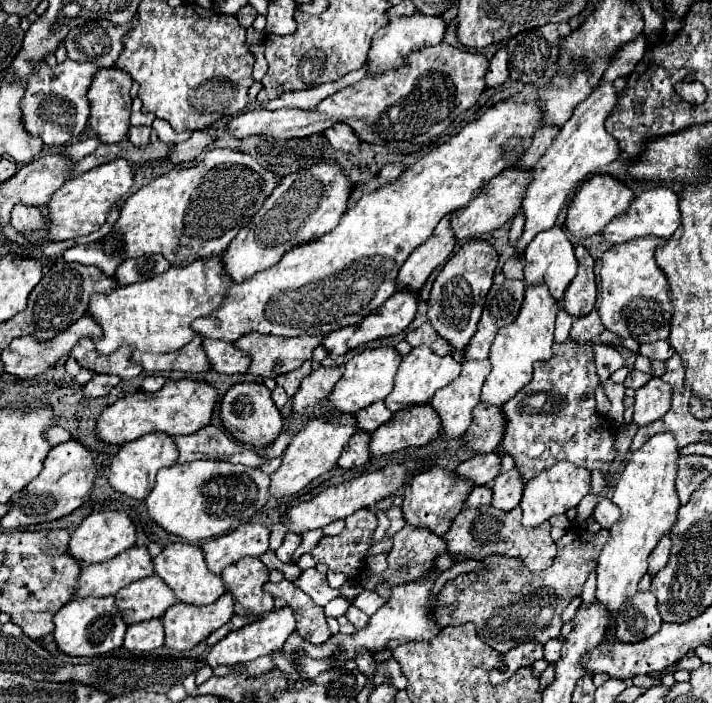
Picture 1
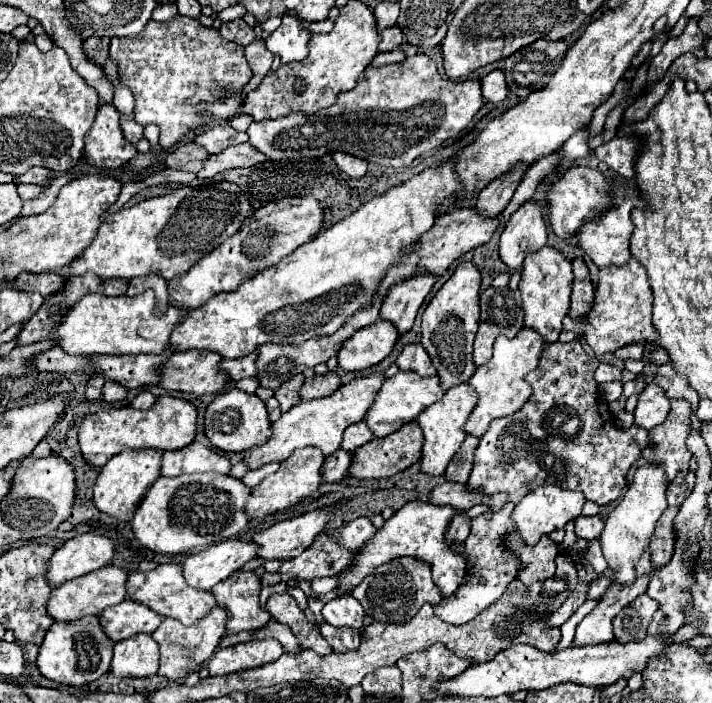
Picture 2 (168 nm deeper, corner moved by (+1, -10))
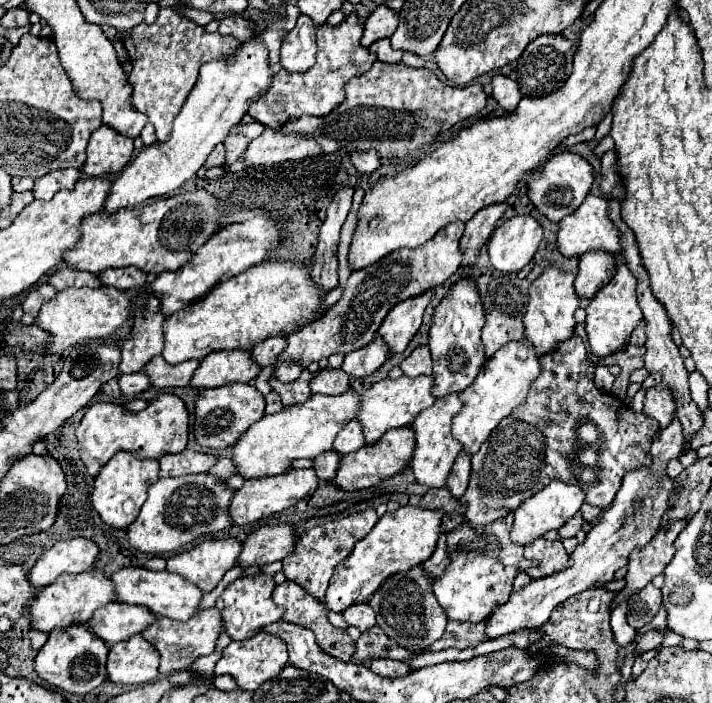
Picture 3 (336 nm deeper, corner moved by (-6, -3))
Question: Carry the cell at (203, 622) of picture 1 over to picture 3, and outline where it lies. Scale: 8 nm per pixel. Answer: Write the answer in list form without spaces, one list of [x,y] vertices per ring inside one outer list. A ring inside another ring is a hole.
[[[211,607],[205,611],[197,611],[189,621],[169,621],[169,619],[157,619],[153,625],[149,625],[145,631],[141,631],[141,637],[155,645],[155,649],[161,655],[159,673],[169,675],[173,671],[182,672],[189,670],[190,665],[201,655],[209,655],[215,649],[215,641],[221,631],[221,611]]]

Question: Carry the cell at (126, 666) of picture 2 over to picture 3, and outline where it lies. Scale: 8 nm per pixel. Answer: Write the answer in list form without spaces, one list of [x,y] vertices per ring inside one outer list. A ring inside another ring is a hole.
[[[141,635],[121,641],[109,649],[107,679],[117,685],[139,685],[157,677],[159,653]]]

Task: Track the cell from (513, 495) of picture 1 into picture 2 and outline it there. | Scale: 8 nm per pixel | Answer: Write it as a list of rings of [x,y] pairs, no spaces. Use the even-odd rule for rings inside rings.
[[[506,502],[498,512],[490,510],[472,520],[470,536],[466,538],[464,544],[466,544],[466,554],[470,556],[468,570],[474,572],[474,578],[466,582],[464,586],[460,586],[452,596],[446,596],[440,604],[434,606],[440,620],[446,620],[450,624],[466,624],[468,620],[476,618],[484,608],[494,604],[506,592],[508,584],[516,578],[520,568],[518,558],[514,558],[514,554],[502,546],[502,536],[506,536],[506,532],[516,530],[514,520],[510,518],[512,510],[514,510],[514,504]]]

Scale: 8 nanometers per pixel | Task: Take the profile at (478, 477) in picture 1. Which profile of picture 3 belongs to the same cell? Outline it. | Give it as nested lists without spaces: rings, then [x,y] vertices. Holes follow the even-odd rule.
[[[429,489],[423,497],[419,507],[423,509],[443,509],[445,515],[461,515],[465,511],[465,505],[461,505],[457,499],[449,495],[447,489]]]

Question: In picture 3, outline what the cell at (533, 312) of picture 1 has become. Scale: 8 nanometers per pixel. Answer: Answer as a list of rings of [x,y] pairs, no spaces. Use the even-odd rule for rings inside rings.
[[[511,341],[491,359],[487,359],[475,381],[463,393],[459,393],[463,407],[453,417],[453,437],[463,445],[465,453],[473,455],[479,451],[499,421],[505,419],[517,405],[521,405],[521,401],[525,401],[531,381],[539,377],[539,373],[539,359],[535,357],[533,345],[527,345],[527,341]]]

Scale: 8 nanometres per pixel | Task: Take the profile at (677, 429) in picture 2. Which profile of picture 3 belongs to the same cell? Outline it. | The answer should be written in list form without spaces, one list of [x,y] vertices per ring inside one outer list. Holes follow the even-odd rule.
[[[673,419],[673,423],[669,427],[665,427],[659,437],[653,441],[653,449],[651,449],[651,467],[649,469],[637,469],[631,471],[623,477],[623,485],[617,491],[613,503],[603,511],[601,521],[587,533],[585,541],[579,543],[575,547],[575,551],[571,553],[573,557],[573,567],[551,575],[551,577],[541,577],[541,579],[533,579],[529,585],[525,585],[519,591],[511,593],[509,603],[501,605],[497,611],[493,611],[493,615],[487,619],[487,627],[485,627],[485,637],[487,639],[497,639],[501,635],[513,633],[513,631],[521,631],[521,629],[535,629],[541,627],[543,623],[547,623],[547,619],[551,617],[553,609],[567,601],[569,597],[591,589],[593,585],[601,585],[613,579],[613,573],[621,567],[627,565],[627,557],[635,547],[643,547],[651,541],[653,533],[659,529],[661,517],[667,513],[669,505],[673,499],[677,499],[679,491],[675,491],[673,487],[673,479],[669,479],[665,475],[665,467],[667,461],[673,457],[679,457],[681,449],[683,449],[683,433],[681,433],[681,423],[677,419]],[[633,505],[641,505],[641,513],[633,515],[633,517],[625,517],[629,513],[629,509]]]

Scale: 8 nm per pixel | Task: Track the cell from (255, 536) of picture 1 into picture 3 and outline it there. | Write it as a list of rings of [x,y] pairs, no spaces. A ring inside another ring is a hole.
[[[207,539],[189,551],[169,557],[167,571],[179,573],[203,593],[209,593],[235,565],[239,553],[241,543],[237,539]]]

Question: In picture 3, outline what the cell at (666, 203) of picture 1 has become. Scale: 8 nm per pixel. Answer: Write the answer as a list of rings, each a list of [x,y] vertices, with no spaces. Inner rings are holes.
[[[587,195],[585,201],[571,215],[561,219],[559,231],[557,231],[557,249],[565,257],[579,257],[593,249],[601,249],[601,251],[609,251],[609,253],[621,251],[619,231],[607,217],[607,199],[605,197]]]

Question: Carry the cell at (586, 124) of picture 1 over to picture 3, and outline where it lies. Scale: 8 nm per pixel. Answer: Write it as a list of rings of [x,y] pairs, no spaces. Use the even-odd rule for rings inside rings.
[[[515,215],[493,231],[487,251],[493,269],[499,273],[519,273],[535,255],[543,239],[541,225],[527,215]]]

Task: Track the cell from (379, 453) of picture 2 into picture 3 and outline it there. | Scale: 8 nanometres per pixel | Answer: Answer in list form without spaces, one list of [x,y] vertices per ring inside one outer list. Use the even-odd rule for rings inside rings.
[[[411,427],[391,429],[389,433],[385,433],[381,437],[381,441],[377,441],[377,445],[365,445],[353,453],[347,453],[345,457],[341,457],[337,475],[329,483],[339,487],[341,491],[359,491],[359,489],[373,487],[379,481],[393,477],[395,473],[407,469],[411,455],[413,455],[413,429]]]

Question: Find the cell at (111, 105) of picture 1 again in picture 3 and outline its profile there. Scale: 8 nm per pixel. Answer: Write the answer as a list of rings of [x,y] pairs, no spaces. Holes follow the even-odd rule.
[[[101,125],[89,139],[87,161],[81,171],[89,177],[121,173],[133,155],[133,139],[121,137],[115,129]]]

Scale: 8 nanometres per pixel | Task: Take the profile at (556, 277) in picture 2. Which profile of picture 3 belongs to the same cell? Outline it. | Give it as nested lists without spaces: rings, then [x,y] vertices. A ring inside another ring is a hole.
[[[549,265],[549,267],[545,267],[545,273],[537,281],[533,281],[529,287],[531,301],[529,301],[527,313],[523,317],[523,325],[525,325],[525,339],[537,349],[537,357],[541,357],[545,353],[553,353],[559,343],[571,339],[575,333],[573,315],[579,307],[579,297],[573,289],[573,281],[575,281],[575,277],[571,273]]]

